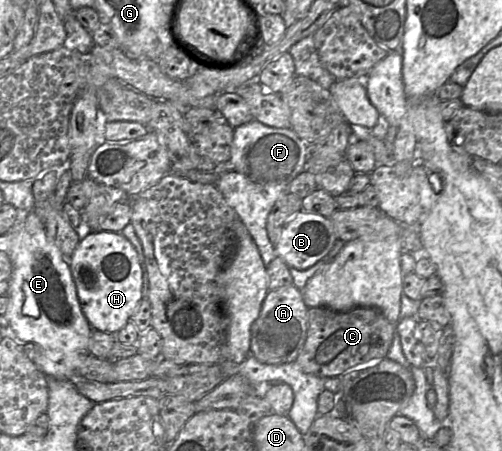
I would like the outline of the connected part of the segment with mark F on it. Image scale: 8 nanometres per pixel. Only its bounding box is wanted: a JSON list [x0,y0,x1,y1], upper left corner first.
[212,119,309,266]

